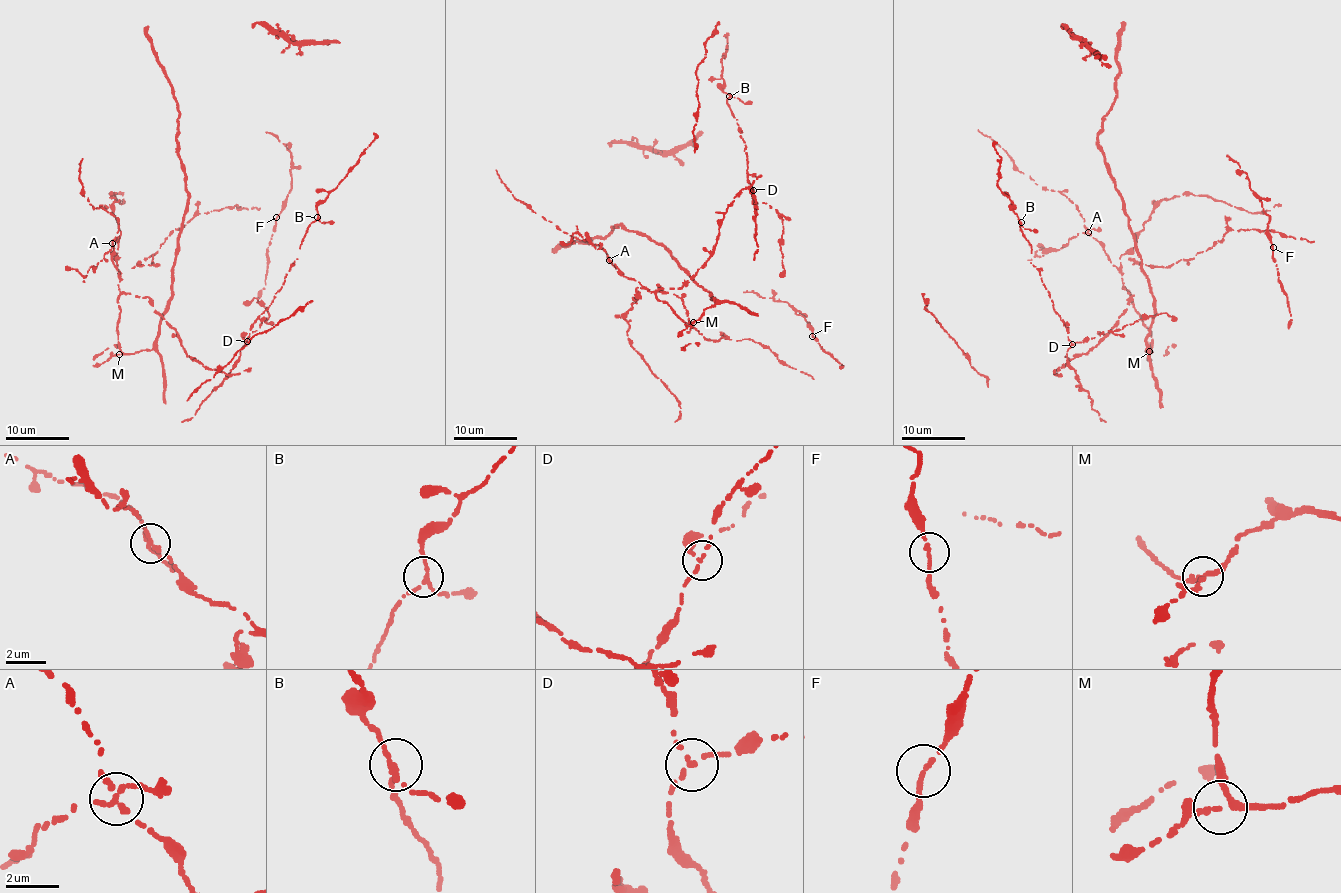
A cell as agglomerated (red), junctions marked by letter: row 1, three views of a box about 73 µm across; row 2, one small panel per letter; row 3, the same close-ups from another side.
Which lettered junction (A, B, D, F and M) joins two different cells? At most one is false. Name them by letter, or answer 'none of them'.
A

